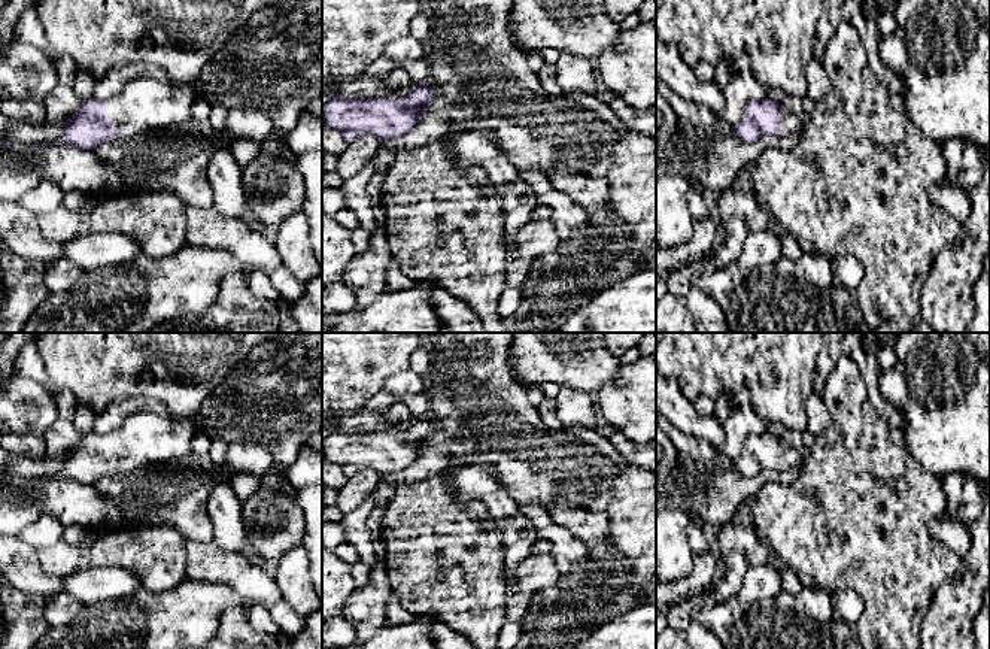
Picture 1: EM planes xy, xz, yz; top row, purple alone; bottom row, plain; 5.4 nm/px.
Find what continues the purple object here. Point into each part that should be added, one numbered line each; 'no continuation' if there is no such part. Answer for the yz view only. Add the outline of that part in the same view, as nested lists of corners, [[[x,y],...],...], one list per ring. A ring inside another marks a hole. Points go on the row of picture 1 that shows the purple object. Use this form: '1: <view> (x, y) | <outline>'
1: yz (789, 124) | [[[780,106],[781,121],[778,124],[778,134],[775,137],[786,137],[789,134],[798,133],[804,134],[805,125],[799,121],[796,115],[786,113]]]

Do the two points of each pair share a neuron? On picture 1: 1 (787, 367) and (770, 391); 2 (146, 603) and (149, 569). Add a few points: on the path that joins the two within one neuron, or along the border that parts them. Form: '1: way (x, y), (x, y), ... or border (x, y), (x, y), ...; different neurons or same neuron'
1: way (782, 373), (782, 381), (776, 387); same neuron
2: border (181, 581), (167, 590), (142, 590); different neurons

